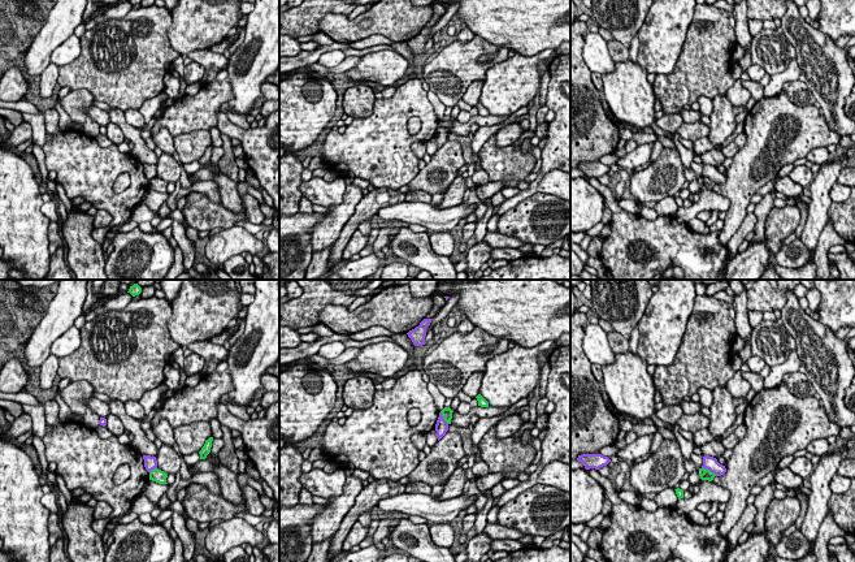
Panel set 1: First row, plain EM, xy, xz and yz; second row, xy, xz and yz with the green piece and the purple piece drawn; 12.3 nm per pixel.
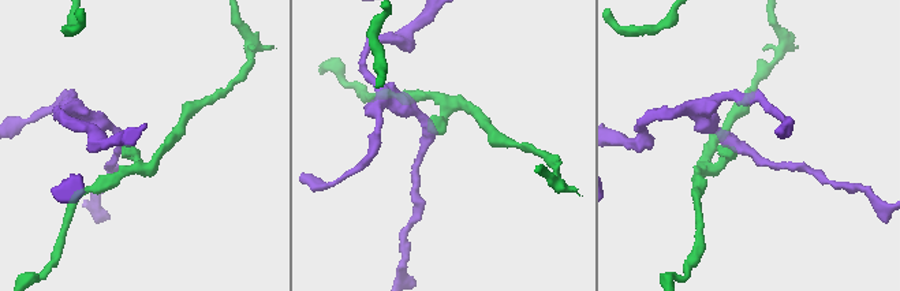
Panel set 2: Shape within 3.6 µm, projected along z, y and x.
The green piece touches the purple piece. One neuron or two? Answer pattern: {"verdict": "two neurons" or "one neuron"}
{"verdict": "two neurons"}

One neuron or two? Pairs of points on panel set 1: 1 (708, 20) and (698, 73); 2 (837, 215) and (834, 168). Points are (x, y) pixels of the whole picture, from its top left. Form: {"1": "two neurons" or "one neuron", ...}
{"1": "one neuron", "2": "two neurons"}

